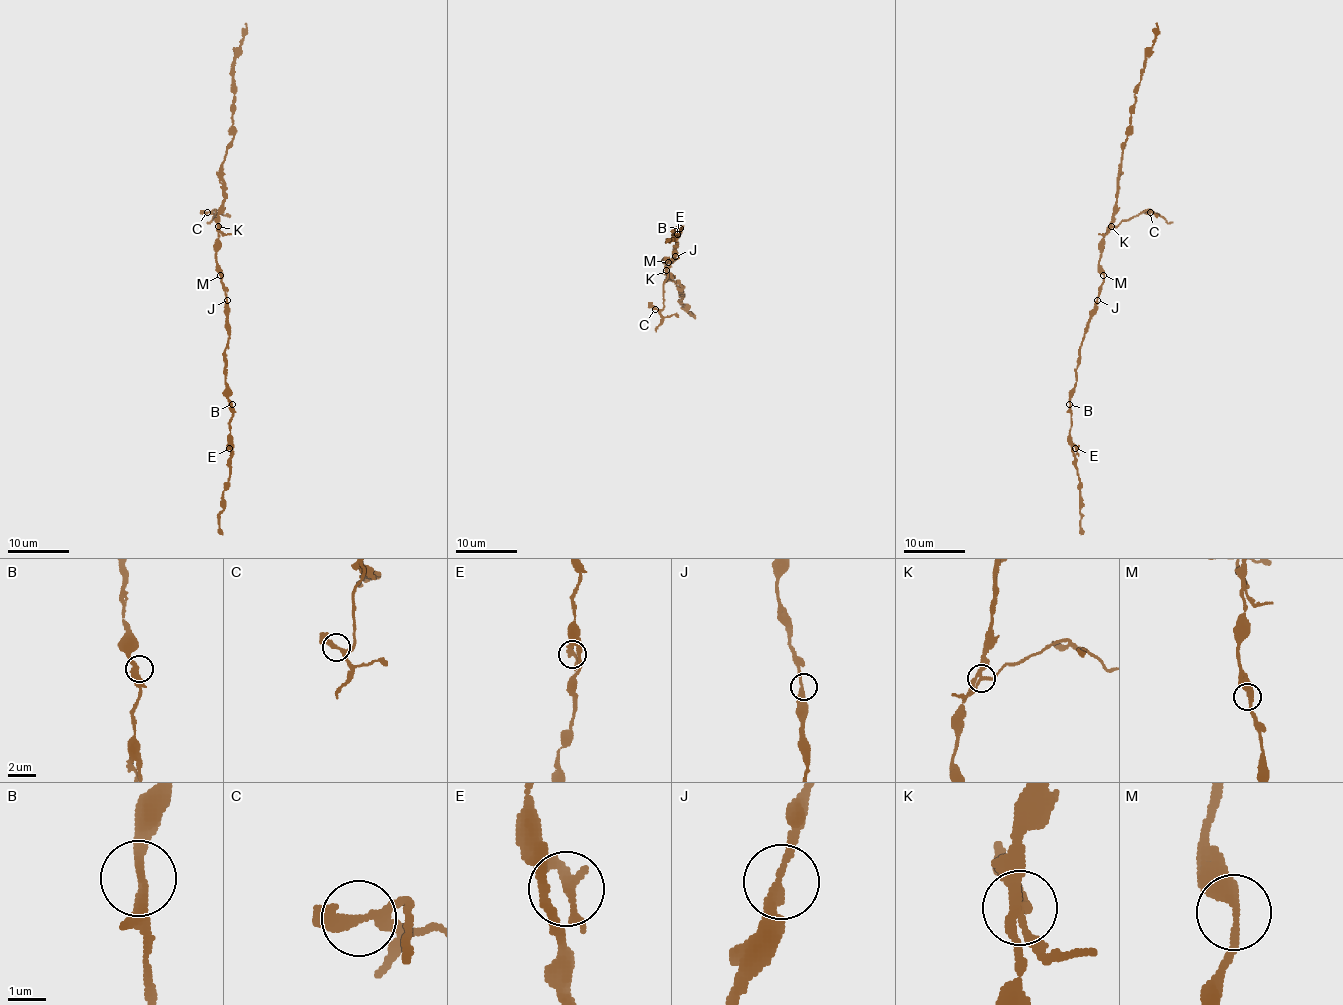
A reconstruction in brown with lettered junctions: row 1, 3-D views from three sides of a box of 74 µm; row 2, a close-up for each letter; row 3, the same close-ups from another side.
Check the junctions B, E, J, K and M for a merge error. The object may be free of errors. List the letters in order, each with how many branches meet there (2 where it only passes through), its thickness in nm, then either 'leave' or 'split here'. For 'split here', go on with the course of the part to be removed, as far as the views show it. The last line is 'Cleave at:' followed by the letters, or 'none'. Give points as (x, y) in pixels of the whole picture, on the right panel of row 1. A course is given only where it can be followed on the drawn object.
B: branches 2; calibre 320 nm; leave
E: branches 3; calibre 200 nm; leave
J: branches 2; calibre 280 nm; leave
K: branches 4; calibre 260 nm; split here; course (1111, 226), (1117, 226), (1145, 211), (1159, 214), (1168, 223), (1173, 221)
M: branches 2; calibre 360 nm; leave
Cleave at: K

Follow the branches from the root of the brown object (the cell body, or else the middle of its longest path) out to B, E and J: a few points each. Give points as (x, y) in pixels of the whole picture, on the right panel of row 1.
B: (1103, 275), (1096, 312), (1088, 323), (1088, 331), (1079, 350), (1075, 387), (1069, 404)
E: (1103, 275), (1096, 312), (1088, 323), (1088, 331), (1079, 350), (1075, 387), (1069, 401), (1069, 442), (1075, 448)
J: (1103, 275), (1097, 300)

